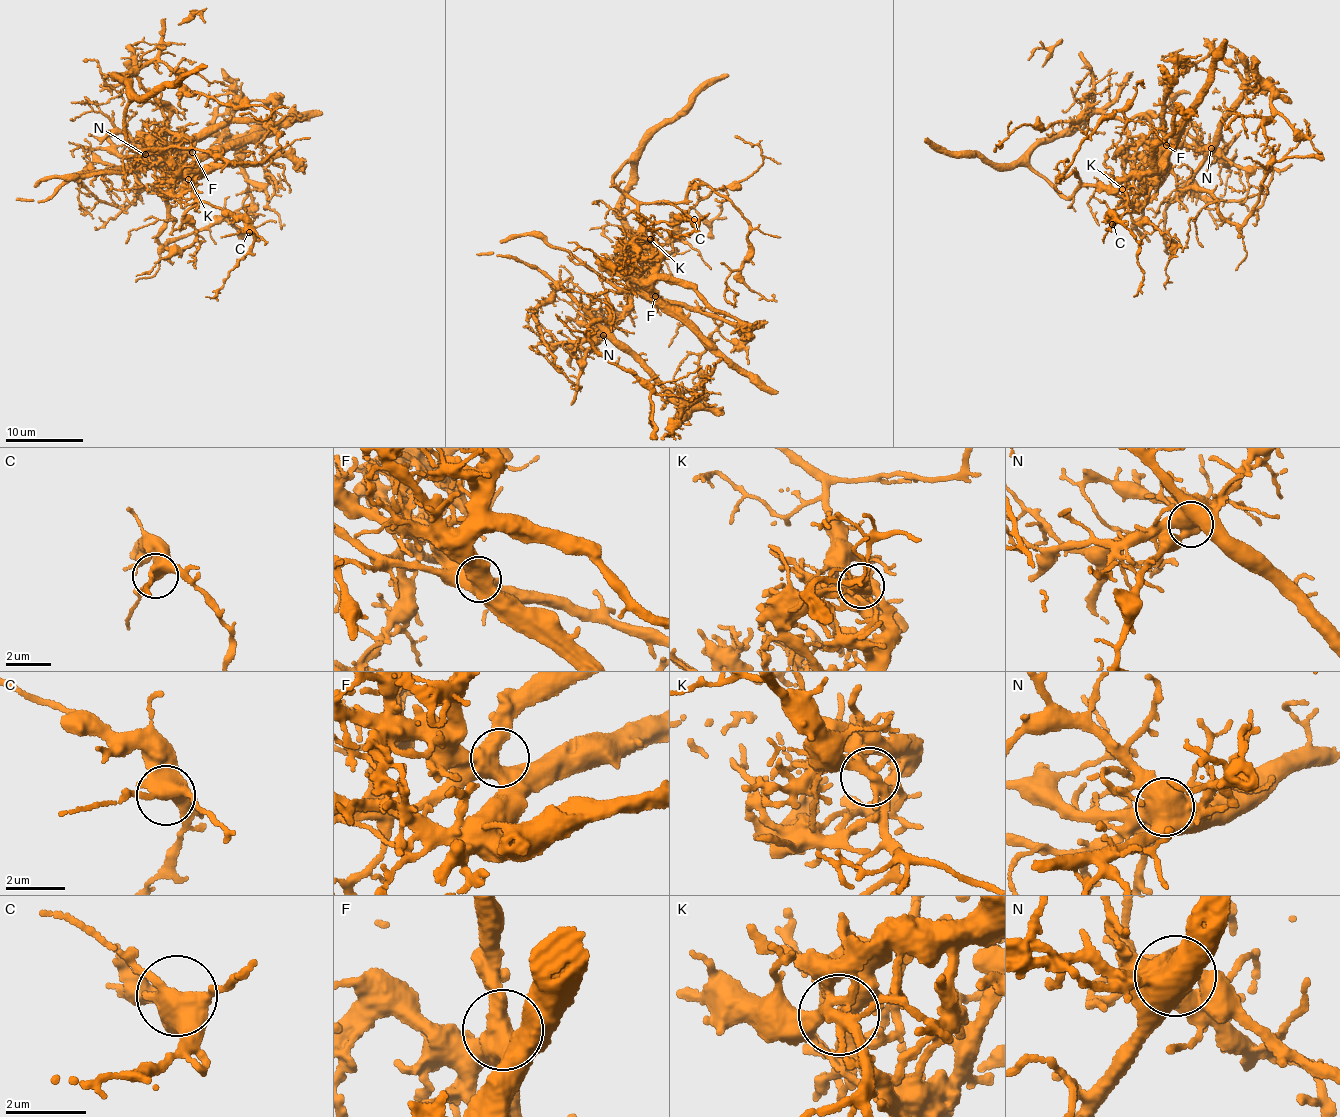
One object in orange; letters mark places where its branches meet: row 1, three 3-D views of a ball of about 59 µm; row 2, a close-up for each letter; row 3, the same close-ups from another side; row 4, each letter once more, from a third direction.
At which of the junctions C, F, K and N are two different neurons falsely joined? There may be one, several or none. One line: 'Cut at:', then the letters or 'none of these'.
Cut at: K, N

